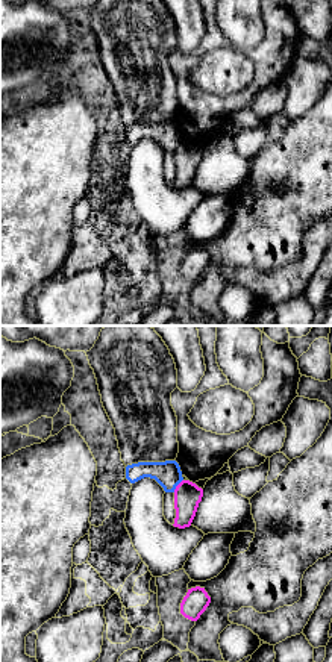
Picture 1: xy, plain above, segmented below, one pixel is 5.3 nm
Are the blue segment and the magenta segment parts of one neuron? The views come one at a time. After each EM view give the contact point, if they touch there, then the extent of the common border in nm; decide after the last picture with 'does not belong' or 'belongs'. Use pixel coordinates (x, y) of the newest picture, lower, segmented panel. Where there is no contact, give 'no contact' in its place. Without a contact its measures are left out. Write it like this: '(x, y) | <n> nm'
(178, 484) | 90 nm

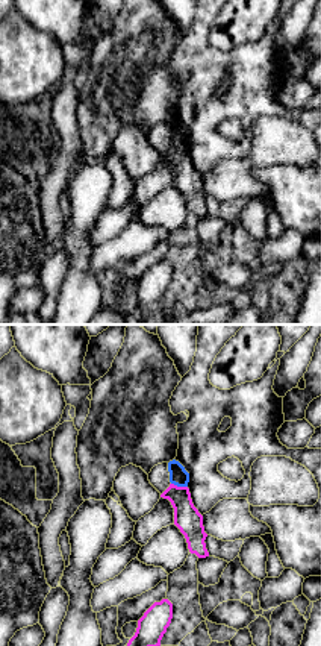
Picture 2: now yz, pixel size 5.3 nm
(179, 486) | 90 nm

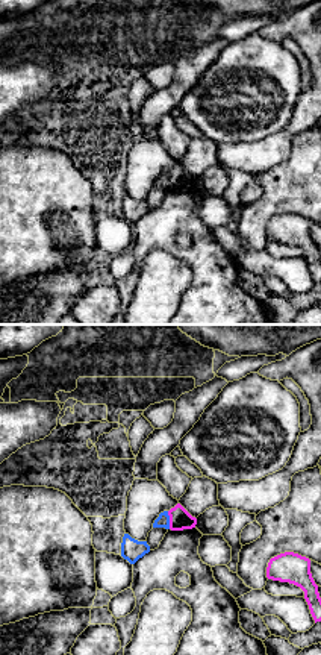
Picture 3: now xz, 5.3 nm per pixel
(168, 520) | 100 nm

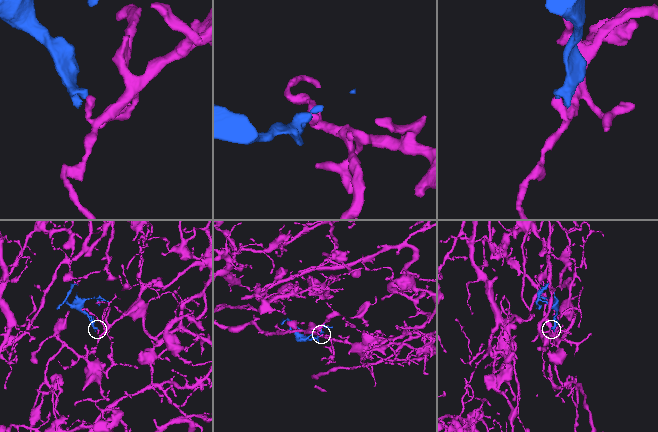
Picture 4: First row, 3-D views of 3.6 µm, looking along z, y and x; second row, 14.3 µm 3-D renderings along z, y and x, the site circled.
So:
does not belong

